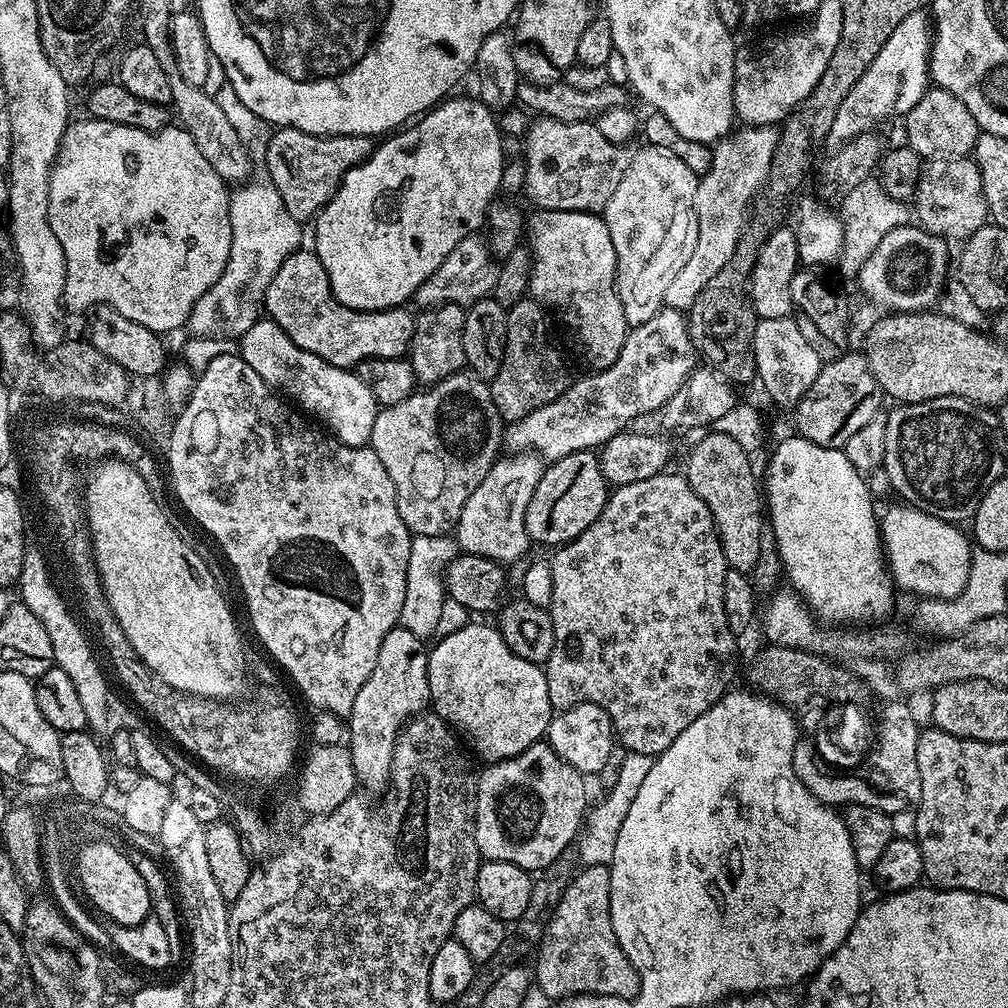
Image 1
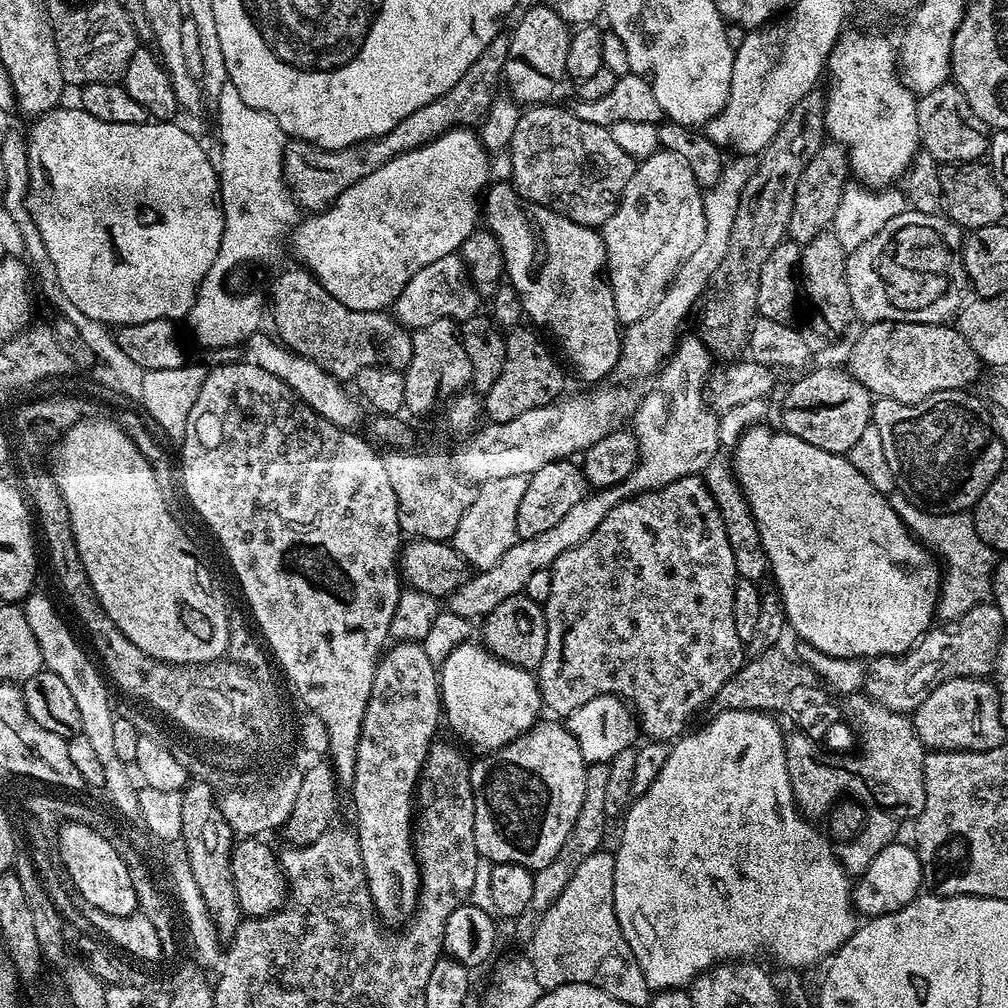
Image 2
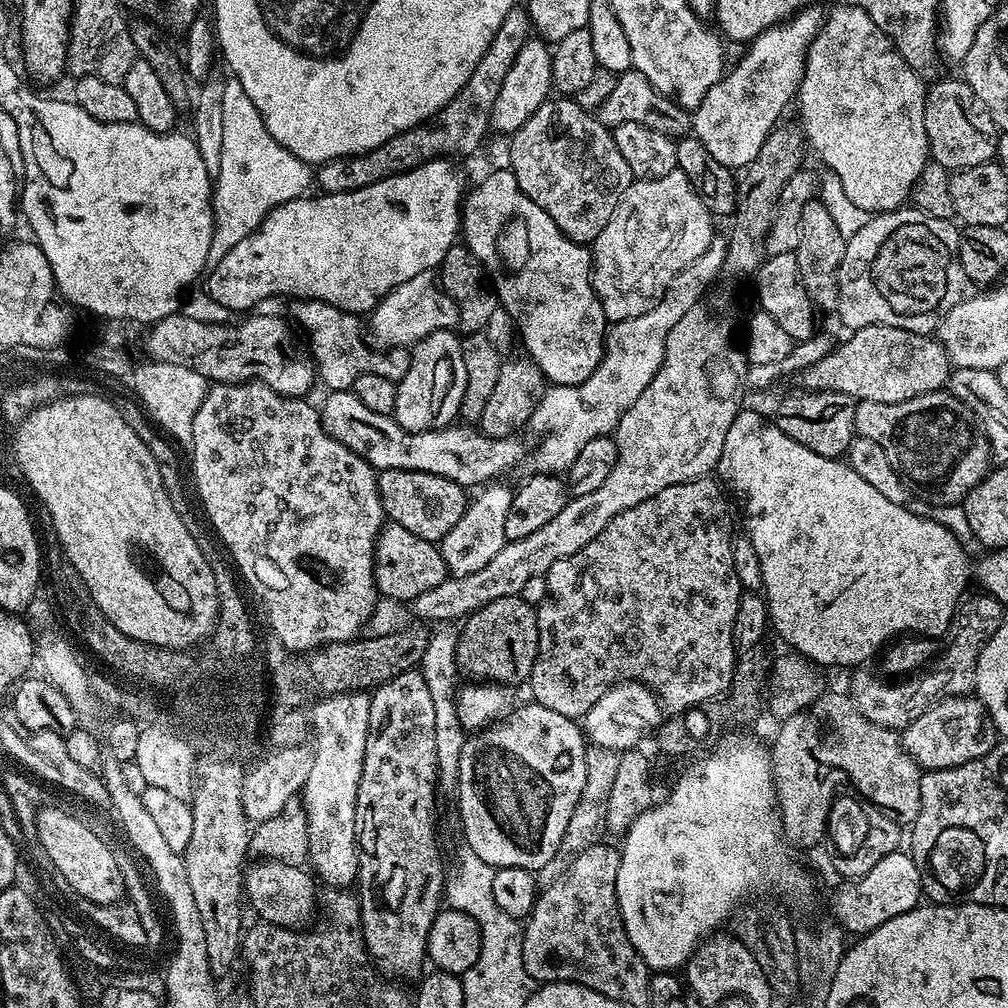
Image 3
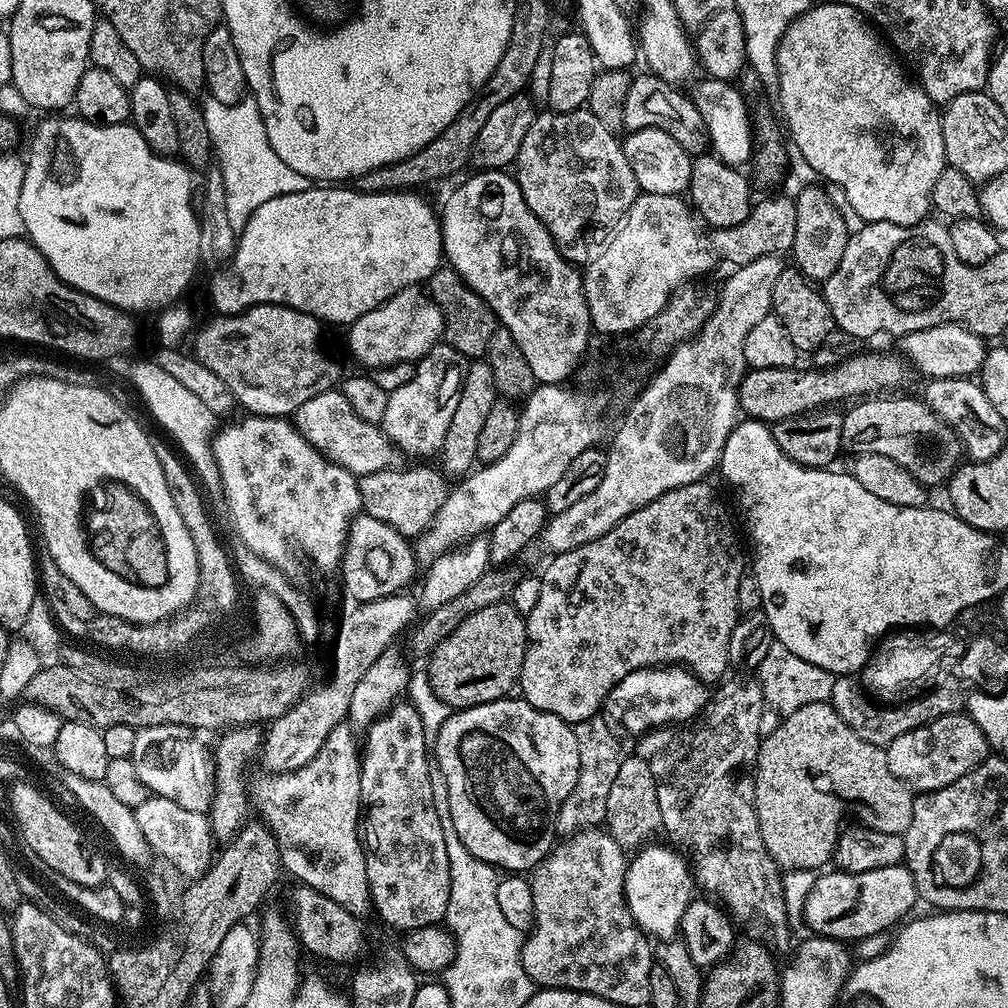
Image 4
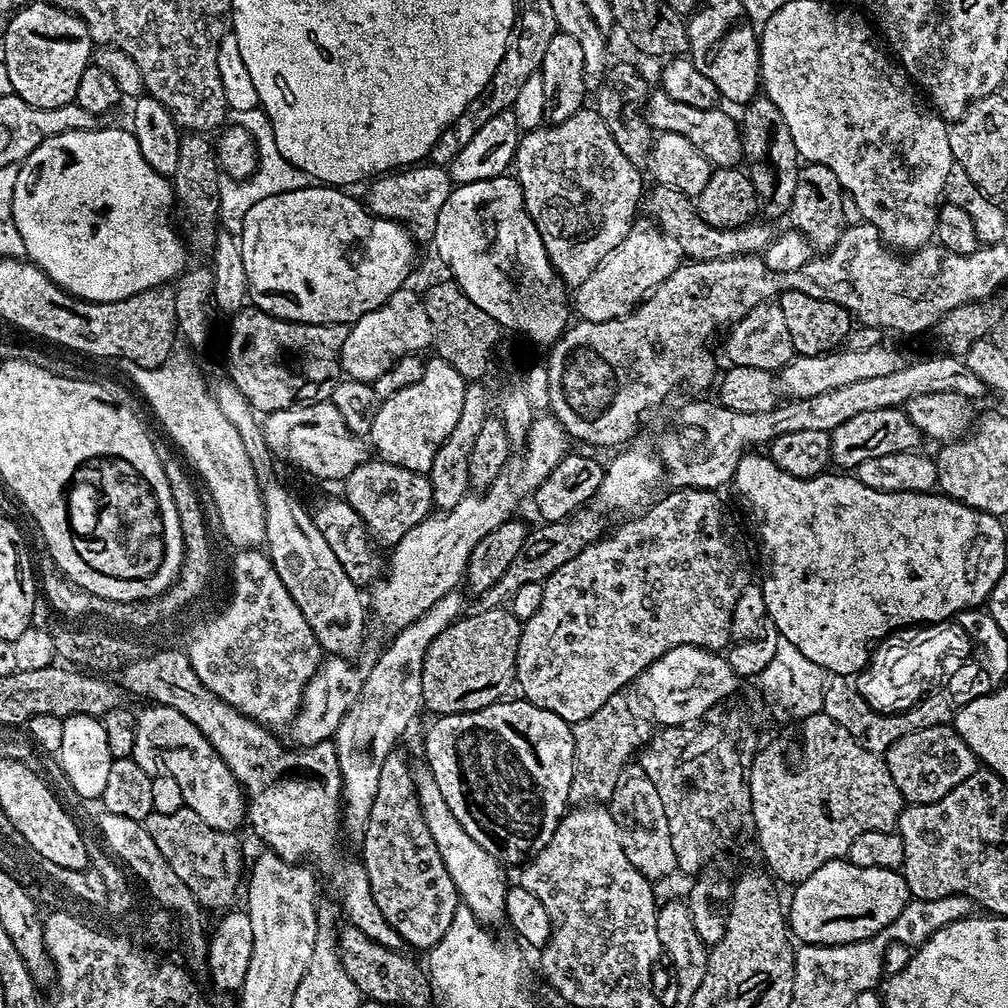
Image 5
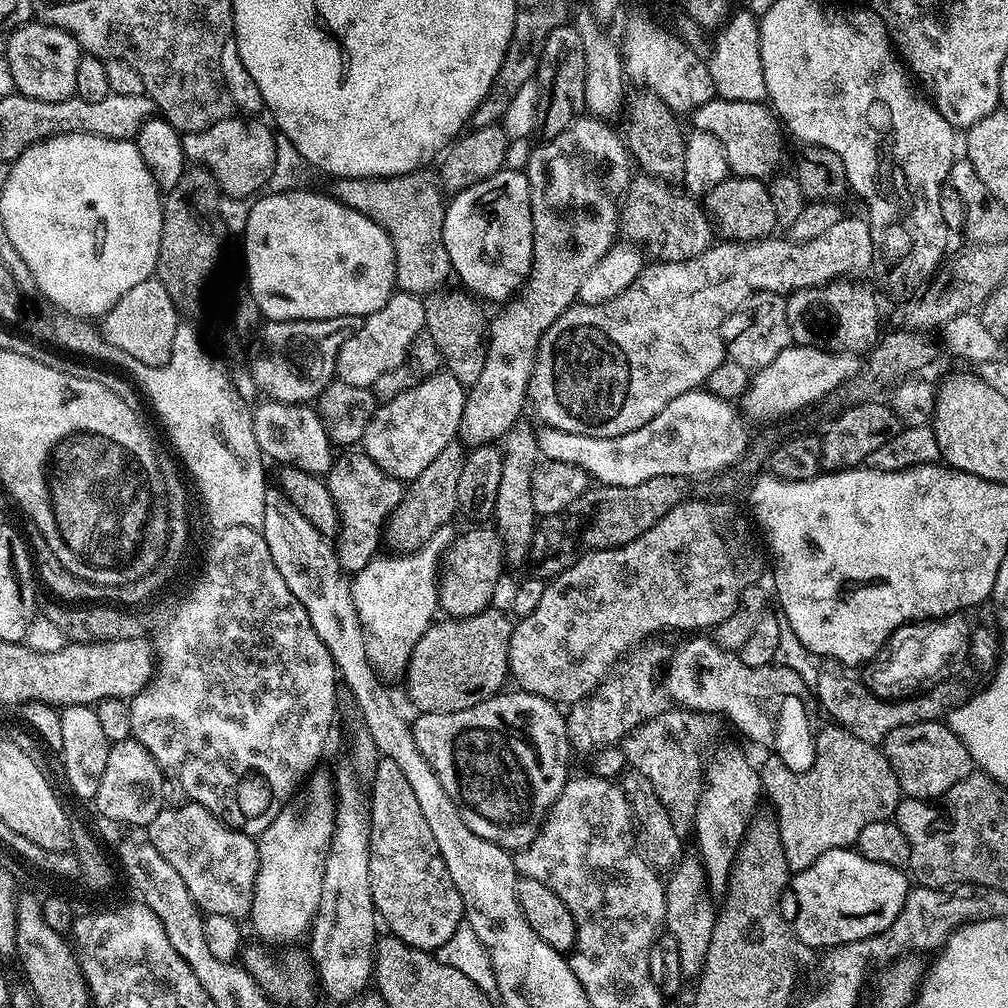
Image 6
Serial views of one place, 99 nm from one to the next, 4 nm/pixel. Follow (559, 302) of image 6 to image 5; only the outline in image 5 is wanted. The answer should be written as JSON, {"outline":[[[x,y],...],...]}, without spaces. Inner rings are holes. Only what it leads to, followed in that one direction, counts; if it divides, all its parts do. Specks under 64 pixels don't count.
{"outline":[[[595,110],[575,112],[566,122],[551,126],[539,126],[532,131],[525,131],[520,137],[514,161],[514,175],[522,186],[524,205],[534,222],[534,226],[538,226],[538,234],[542,238],[542,246],[546,248],[552,269],[560,275],[560,279],[564,281],[565,285],[579,286],[582,282],[586,282],[586,278],[590,278],[590,274],[594,274],[598,262],[602,262],[602,258],[606,258],[606,254],[610,254],[610,250],[614,250],[614,246],[622,243],[634,227],[632,219],[636,216],[636,210],[638,214],[638,205],[645,195],[646,185],[644,186],[644,180],[640,177],[639,170],[632,165],[632,160],[628,156],[631,155],[621,148],[620,143],[614,138],[614,134],[606,126],[606,122],[602,122],[602,118]]]}

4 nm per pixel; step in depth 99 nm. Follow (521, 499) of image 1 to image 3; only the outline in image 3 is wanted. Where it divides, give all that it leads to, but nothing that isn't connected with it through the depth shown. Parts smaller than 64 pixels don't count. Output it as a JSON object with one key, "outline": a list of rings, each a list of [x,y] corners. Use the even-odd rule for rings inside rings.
{"outline":[[[496,486],[485,487],[481,491],[485,492],[477,500],[473,499],[469,503],[468,507],[464,509],[458,526],[454,526],[454,530],[450,530],[450,534],[446,534],[444,539],[439,541],[438,547],[444,556],[444,560],[448,563],[448,571],[451,575],[465,576],[466,574],[474,574],[474,570],[482,570],[482,566],[486,566],[486,562],[490,562],[490,558],[494,558],[494,554],[498,554],[498,550],[502,550],[502,546],[506,542],[504,539],[506,534],[506,514],[510,510],[513,489],[511,487],[492,487]]]}

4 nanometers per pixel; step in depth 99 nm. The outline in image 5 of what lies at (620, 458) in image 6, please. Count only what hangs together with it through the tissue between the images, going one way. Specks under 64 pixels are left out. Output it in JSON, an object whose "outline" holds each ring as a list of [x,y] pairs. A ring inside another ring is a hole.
{"outline":[[[943,354],[944,356],[940,358],[930,358],[928,360],[924,360],[922,362],[916,362],[912,364],[912,362],[907,363],[902,368],[899,368],[896,371],[892,371],[890,374],[878,375],[875,378],[866,378],[861,382],[854,382],[849,384],[848,386],[839,387],[838,390],[826,391],[820,395],[815,395],[814,398],[802,399],[802,400],[790,400],[787,401],[788,404],[781,403],[776,407],[772,408],[769,411],[764,412],[756,412],[756,413],[740,413],[738,411],[727,410],[724,406],[714,403],[710,404],[708,402],[704,404],[692,404],[686,407],[682,412],[682,420],[688,425],[688,430],[680,430],[678,432],[668,432],[666,433],[658,442],[659,448],[657,450],[658,458],[661,462],[661,467],[664,469],[664,476],[666,482],[668,480],[669,487],[673,489],[677,488],[706,488],[709,490],[718,490],[719,487],[728,483],[728,485],[735,479],[736,470],[738,466],[738,462],[741,460],[742,456],[745,455],[747,448],[750,446],[748,444],[752,443],[752,446],[756,446],[756,443],[760,443],[761,446],[765,444],[771,443],[775,438],[780,437],[782,434],[790,433],[791,431],[801,431],[801,430],[822,430],[826,433],[831,433],[832,430],[836,429],[838,426],[842,424],[842,422],[846,422],[849,418],[854,418],[855,415],[862,413],[867,410],[878,410],[878,409],[888,409],[894,407],[903,407],[909,399],[914,396],[920,396],[922,394],[930,394],[930,393],[958,393],[962,394],[964,397],[971,400],[978,400],[978,398],[982,398],[985,394],[988,394],[988,387],[986,384],[982,383],[979,378],[973,374],[972,371],[969,370],[967,363],[962,361],[959,357],[954,357],[950,354]]]}

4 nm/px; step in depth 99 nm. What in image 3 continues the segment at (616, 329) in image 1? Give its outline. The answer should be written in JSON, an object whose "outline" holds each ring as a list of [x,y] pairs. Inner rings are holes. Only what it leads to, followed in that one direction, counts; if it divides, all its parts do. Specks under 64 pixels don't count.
{"outline":[[[492,170],[489,171],[489,173],[489,176],[486,177],[473,192],[471,189],[471,191],[467,193],[466,199],[463,201],[463,243],[476,255],[476,257],[478,257],[480,263],[484,265],[484,271],[488,273],[491,283],[494,285],[494,291],[499,307],[505,308],[514,318],[514,322],[518,329],[519,339],[521,341],[524,339],[523,351],[534,361],[534,363],[536,363],[538,370],[542,370],[545,381],[552,386],[558,384],[561,384],[562,386],[574,386],[575,384],[586,382],[586,378],[590,378],[590,374],[594,374],[594,370],[600,365],[600,359],[604,356],[604,341],[608,335],[610,327],[610,322],[606,318],[606,314],[600,305],[600,300],[596,296],[596,289],[592,286],[591,251],[589,251],[585,245],[576,244],[570,238],[566,238],[566,234],[562,234],[562,230],[558,230],[554,218],[550,218],[550,214],[546,214],[546,210],[542,206],[538,206],[534,203],[534,201],[521,190],[511,170]]]}

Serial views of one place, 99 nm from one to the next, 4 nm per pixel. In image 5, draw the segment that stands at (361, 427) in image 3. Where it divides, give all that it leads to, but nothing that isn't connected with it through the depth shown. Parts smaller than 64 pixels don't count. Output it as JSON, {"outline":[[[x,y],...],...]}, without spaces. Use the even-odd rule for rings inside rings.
{"outline":[[[328,400],[301,402],[289,408],[274,410],[263,417],[262,425],[266,446],[269,447],[275,459],[280,462],[286,460],[294,464],[302,471],[309,472],[316,480],[342,482],[363,460],[369,459],[370,456],[369,445],[361,437],[352,433],[350,426],[342,422],[342,414],[338,414],[338,410]]]}

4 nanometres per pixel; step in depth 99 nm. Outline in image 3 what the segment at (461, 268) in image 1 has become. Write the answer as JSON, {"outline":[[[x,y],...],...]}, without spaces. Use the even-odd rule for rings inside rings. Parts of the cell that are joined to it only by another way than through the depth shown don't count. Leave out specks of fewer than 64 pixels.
{"outline":[[[435,271],[423,272],[410,282],[402,282],[394,290],[387,292],[380,303],[370,313],[370,336],[381,349],[408,348],[435,332],[446,332],[455,329],[460,323],[456,301],[448,297],[447,292],[438,283]]]}

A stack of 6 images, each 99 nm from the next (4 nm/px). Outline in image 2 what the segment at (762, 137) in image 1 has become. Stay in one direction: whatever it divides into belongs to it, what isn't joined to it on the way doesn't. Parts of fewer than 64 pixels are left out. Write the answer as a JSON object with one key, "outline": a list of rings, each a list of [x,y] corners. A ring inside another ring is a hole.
{"outline":[[[732,159],[725,163],[722,178],[718,178],[716,185],[703,193],[706,234],[702,238],[702,246],[698,246],[698,250],[694,250],[694,254],[690,254],[690,258],[686,258],[686,262],[680,267],[672,283],[660,295],[658,303],[638,322],[627,325],[623,329],[619,359],[614,367],[615,375],[618,374],[624,379],[621,381],[632,382],[628,380],[640,380],[643,376],[648,375],[651,377],[665,363],[666,357],[672,350],[674,341],[678,336],[676,327],[687,316],[689,319],[693,315],[700,296],[706,290],[714,270],[718,270],[718,266],[722,262],[722,257],[726,254],[726,246],[730,246],[730,226],[734,226],[734,214],[738,210],[738,198],[742,194],[754,167],[751,159]]]}

